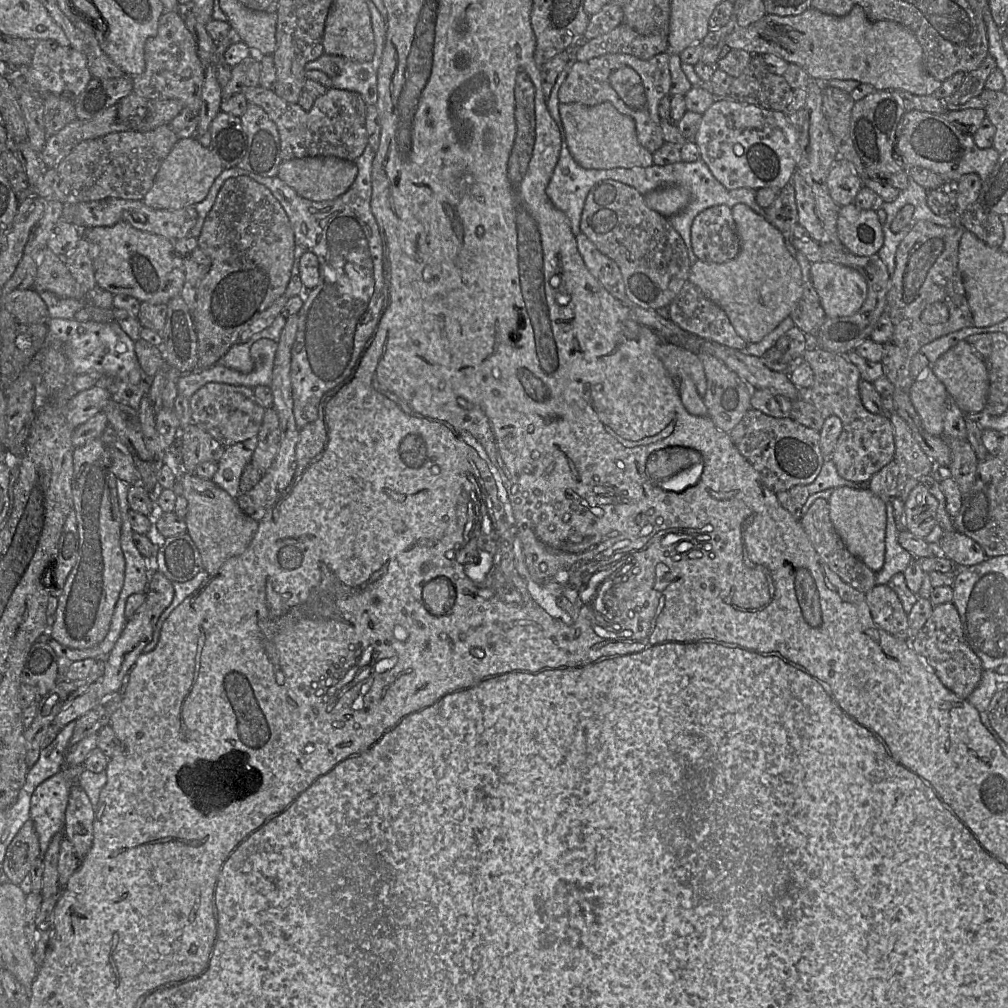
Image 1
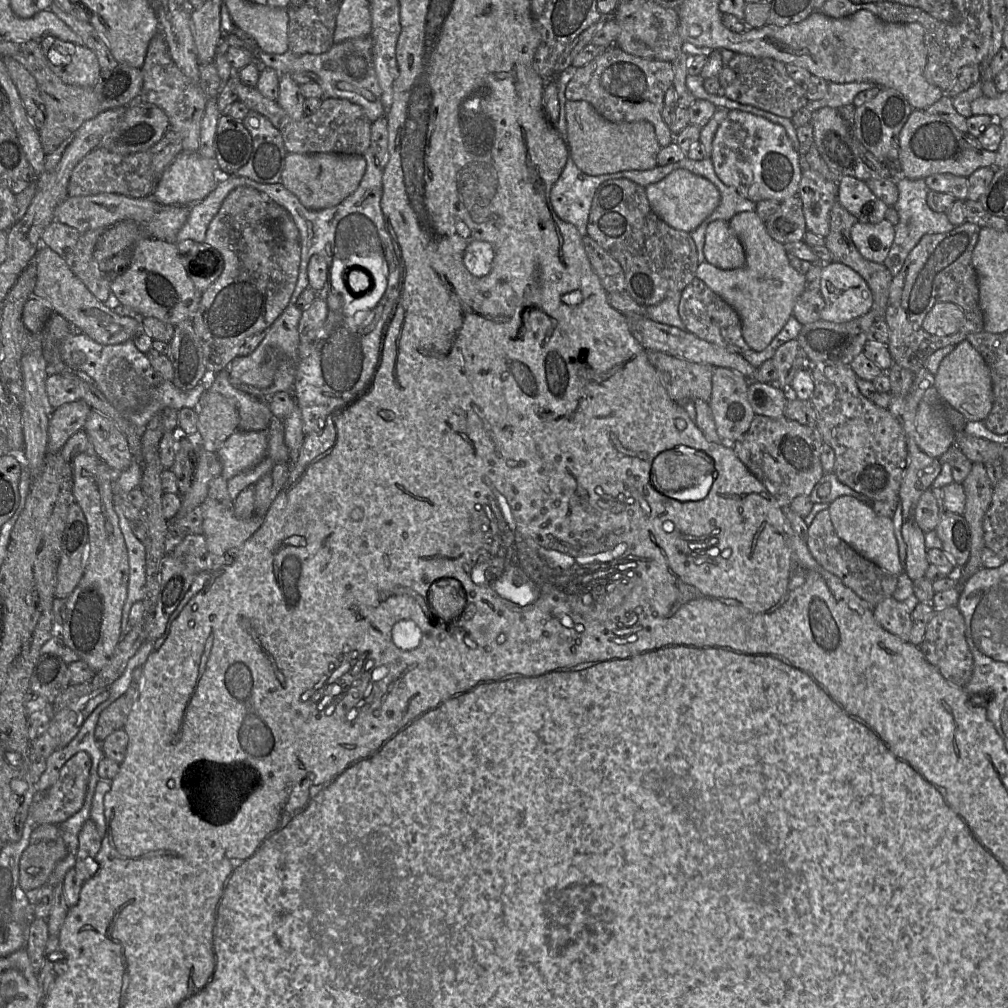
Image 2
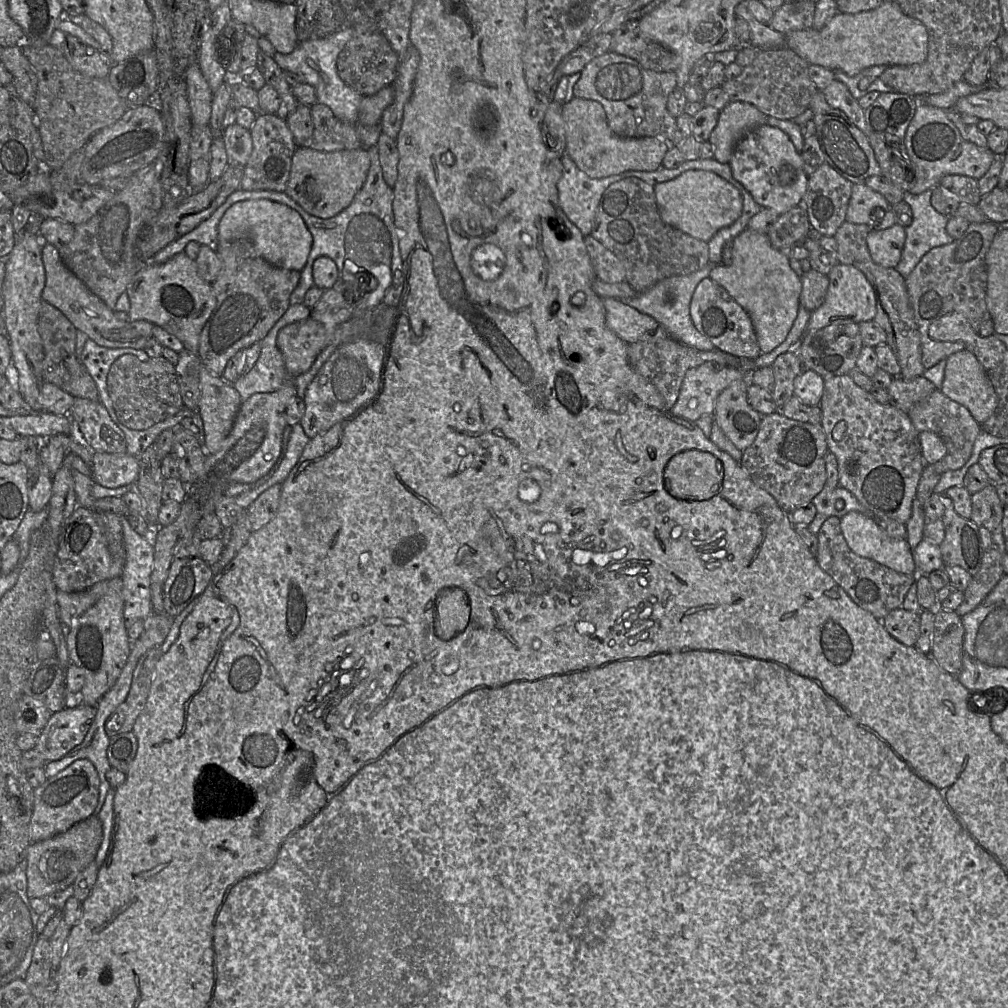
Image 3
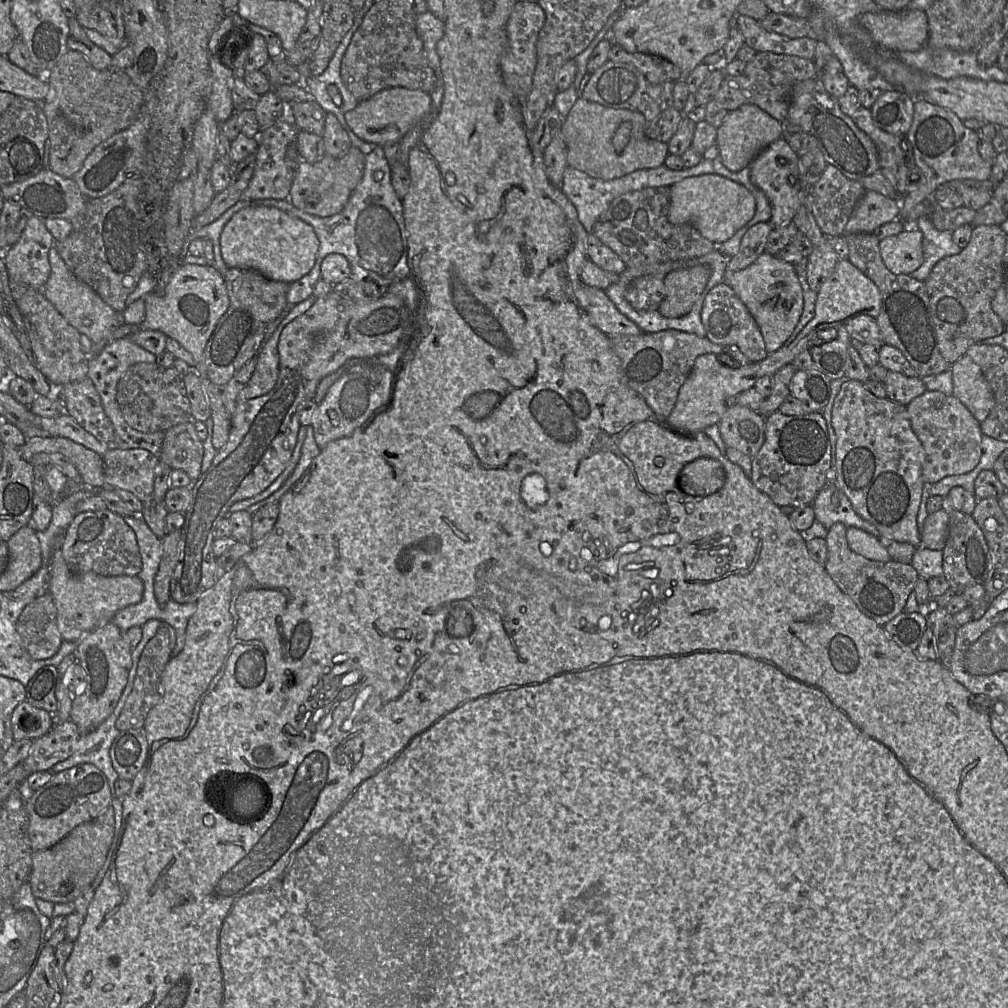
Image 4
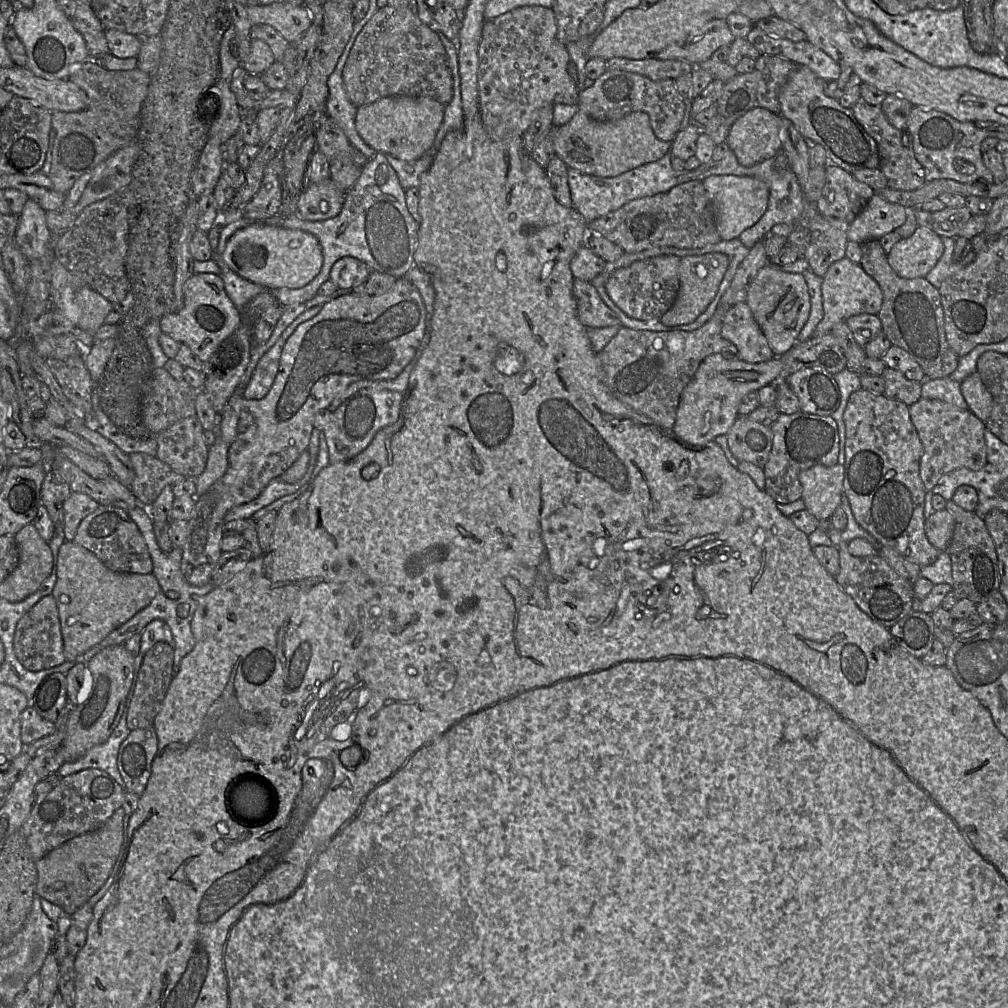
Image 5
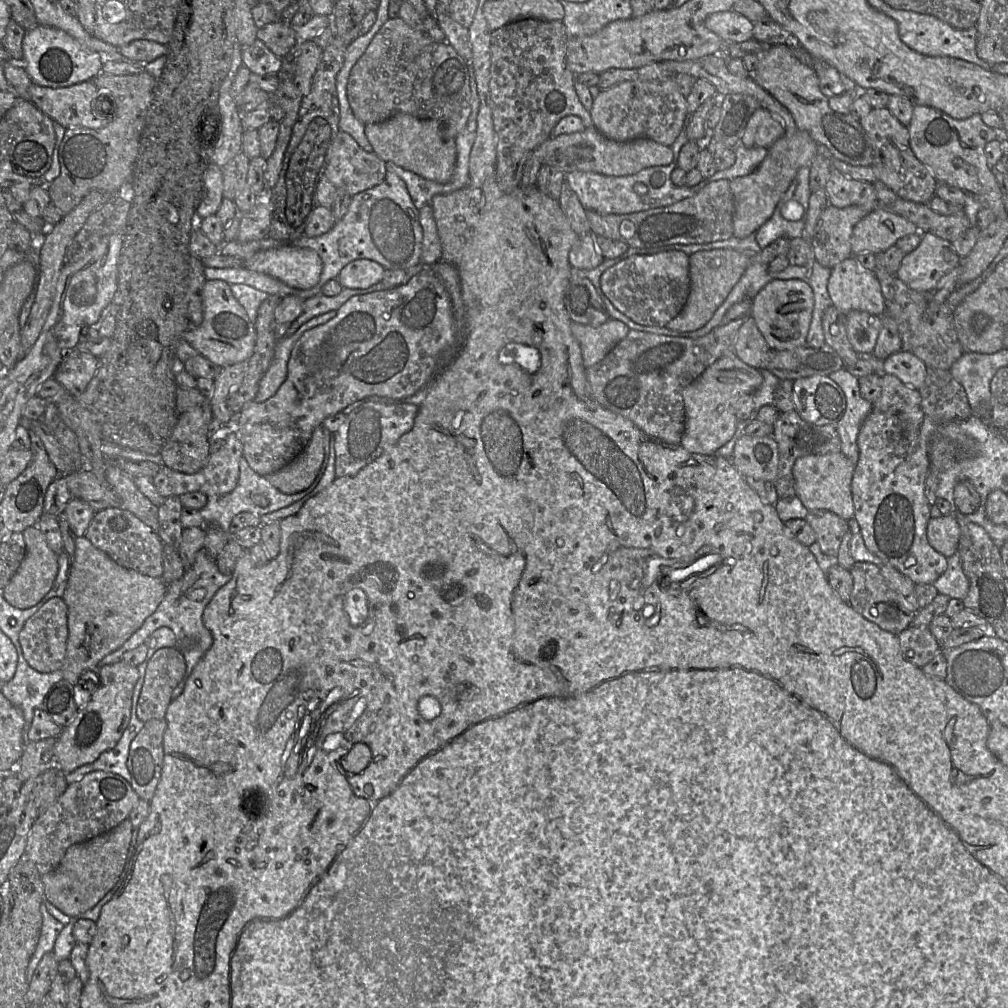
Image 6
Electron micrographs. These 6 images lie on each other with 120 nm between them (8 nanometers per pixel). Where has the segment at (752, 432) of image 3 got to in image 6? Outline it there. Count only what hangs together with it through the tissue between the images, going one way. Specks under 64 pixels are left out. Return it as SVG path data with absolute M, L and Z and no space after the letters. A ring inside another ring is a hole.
M744 434L735 443L732 464L744 478L773 483L779 474L778 444L773 436Z

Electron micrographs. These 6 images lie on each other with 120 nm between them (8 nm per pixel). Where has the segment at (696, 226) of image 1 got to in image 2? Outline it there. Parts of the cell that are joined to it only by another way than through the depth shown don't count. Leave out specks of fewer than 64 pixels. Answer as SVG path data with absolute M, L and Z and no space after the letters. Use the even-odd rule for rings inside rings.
M714 220L707 226L703 254L706 262L723 270L743 267L746 262L744 248L730 227L730 221L725 220Z

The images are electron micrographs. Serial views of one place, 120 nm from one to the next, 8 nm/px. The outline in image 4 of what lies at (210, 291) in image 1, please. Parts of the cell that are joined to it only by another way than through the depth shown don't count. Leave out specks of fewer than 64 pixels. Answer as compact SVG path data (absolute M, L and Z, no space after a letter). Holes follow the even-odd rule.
M229 267L224 275L229 306L217 322L205 346L207 375L215 385L224 387L237 372L235 362L245 342L260 327L265 327L288 310L289 283L274 281L258 271Z

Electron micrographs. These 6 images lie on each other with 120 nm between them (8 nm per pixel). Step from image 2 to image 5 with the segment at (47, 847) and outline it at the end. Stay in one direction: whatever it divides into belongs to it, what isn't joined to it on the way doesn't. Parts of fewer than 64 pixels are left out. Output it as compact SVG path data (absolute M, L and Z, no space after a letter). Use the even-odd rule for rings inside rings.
M123 807L118 808L99 828L68 840L35 861L37 869L35 894L59 906L65 914L72 915L100 889L108 889L122 863L124 815Z

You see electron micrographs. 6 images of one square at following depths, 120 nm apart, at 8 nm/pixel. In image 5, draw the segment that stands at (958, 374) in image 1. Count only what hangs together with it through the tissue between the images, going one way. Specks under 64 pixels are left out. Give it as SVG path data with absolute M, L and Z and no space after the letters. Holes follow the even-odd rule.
M977 371L960 383L960 391L968 409L981 421L986 422L993 409L993 398Z

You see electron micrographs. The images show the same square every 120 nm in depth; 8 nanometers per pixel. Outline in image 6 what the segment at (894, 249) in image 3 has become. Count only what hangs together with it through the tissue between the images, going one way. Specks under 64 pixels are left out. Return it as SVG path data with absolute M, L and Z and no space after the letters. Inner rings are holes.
M925 232L919 246L904 255L896 276L910 289L927 293L959 263L950 241Z

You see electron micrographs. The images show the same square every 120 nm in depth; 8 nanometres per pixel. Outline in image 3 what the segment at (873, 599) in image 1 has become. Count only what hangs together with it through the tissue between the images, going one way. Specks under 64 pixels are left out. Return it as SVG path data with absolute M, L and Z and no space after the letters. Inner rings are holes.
M900 607L891 611L882 624L887 632L900 643L914 646L920 633L920 615Z

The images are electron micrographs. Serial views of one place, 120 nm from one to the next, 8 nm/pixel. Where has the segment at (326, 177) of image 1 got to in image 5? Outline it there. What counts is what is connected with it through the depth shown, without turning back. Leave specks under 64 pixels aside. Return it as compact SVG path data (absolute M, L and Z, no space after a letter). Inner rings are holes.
M331 178L321 183L309 183L298 201L296 215L308 221L323 221L336 217L342 210L346 192Z

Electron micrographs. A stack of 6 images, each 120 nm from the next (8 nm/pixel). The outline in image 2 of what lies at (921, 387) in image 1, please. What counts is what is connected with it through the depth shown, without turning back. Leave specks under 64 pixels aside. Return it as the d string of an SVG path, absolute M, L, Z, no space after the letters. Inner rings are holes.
M934 386L925 392L918 405L916 442L925 454L939 459L955 443L956 433L964 430L966 421L941 398Z

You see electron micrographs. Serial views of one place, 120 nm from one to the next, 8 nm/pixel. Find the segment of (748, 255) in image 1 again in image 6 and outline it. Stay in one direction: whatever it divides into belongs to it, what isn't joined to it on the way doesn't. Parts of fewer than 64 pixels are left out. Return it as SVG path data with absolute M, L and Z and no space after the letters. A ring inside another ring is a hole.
M770 280L754 297L751 316L772 351L791 350L805 345L814 308L814 294L804 280Z

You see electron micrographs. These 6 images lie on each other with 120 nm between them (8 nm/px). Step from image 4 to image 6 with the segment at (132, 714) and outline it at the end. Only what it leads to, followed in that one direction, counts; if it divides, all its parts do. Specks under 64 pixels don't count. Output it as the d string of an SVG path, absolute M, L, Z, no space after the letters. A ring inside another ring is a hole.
M163 647L156 650L147 663L144 682L136 706L138 718L145 722L165 718L167 708L172 701L172 692L182 679L186 679L186 662L183 654L175 647Z

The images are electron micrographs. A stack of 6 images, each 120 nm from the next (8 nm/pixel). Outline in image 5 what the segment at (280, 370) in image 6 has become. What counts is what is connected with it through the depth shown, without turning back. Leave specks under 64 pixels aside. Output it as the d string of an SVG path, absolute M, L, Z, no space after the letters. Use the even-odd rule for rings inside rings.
M317 305L301 313L281 334L276 343L260 358L244 391L246 399L262 399L272 387L280 366L284 345L296 328L317 315L323 305Z

